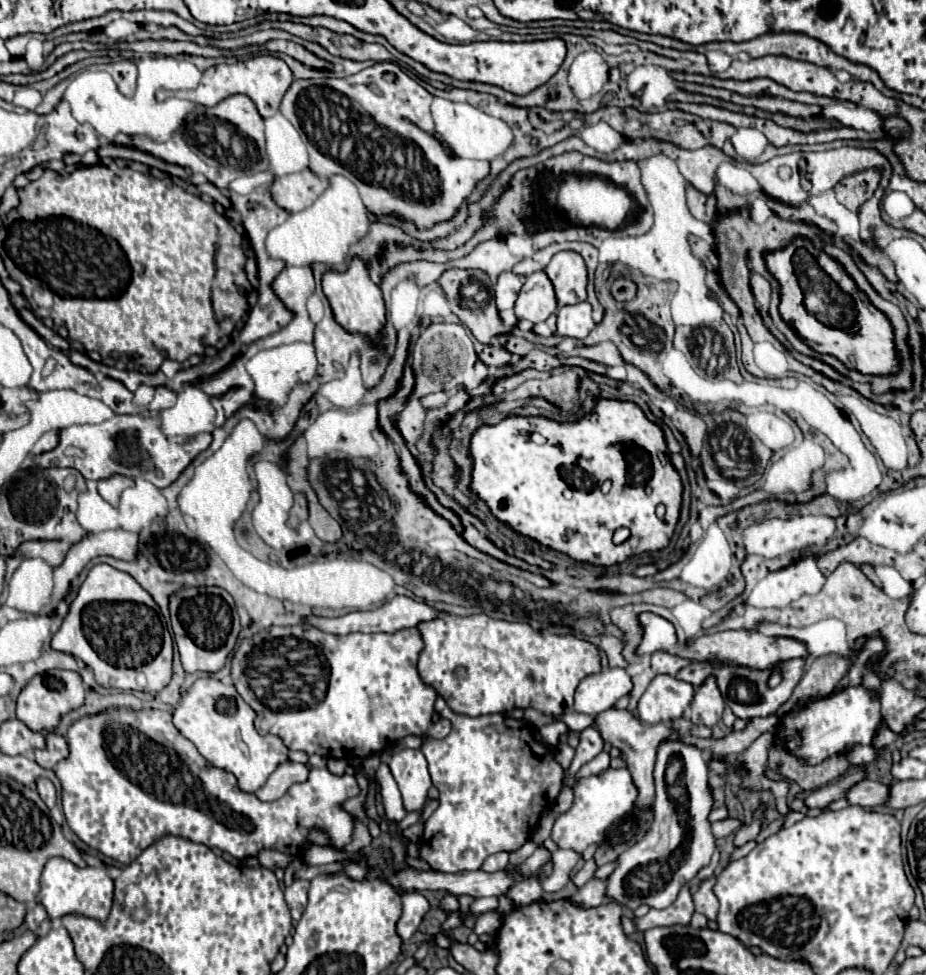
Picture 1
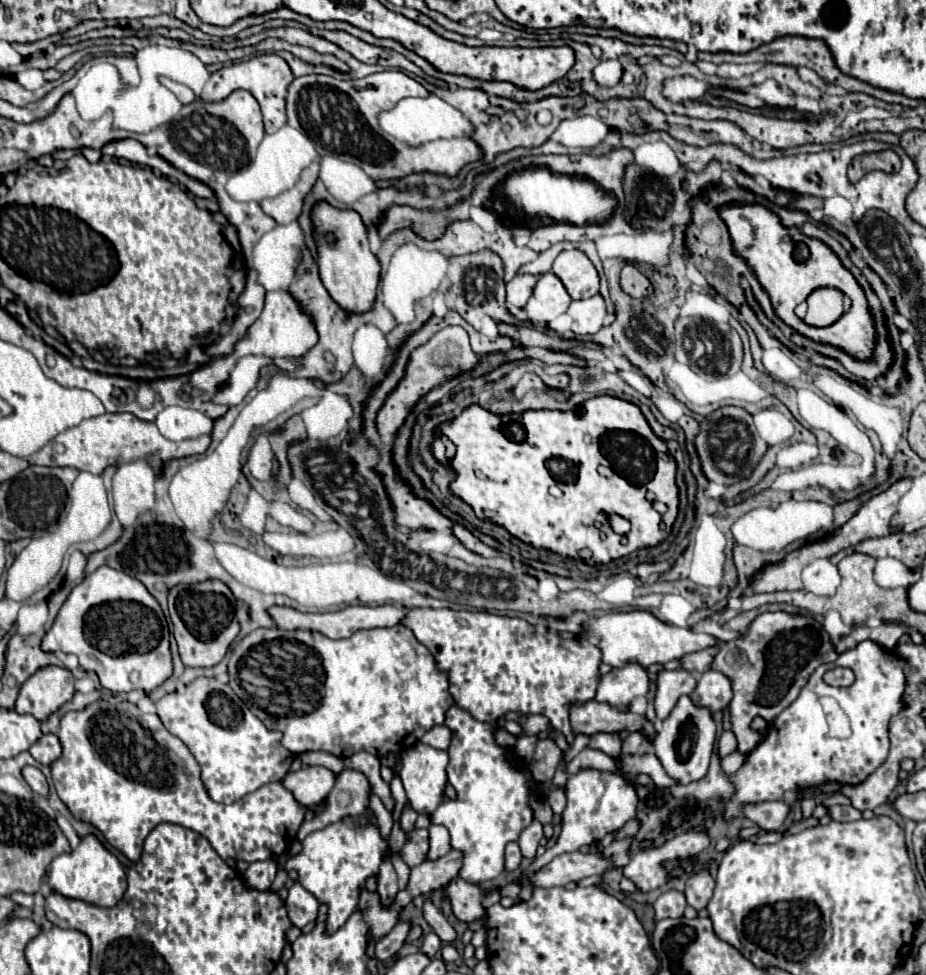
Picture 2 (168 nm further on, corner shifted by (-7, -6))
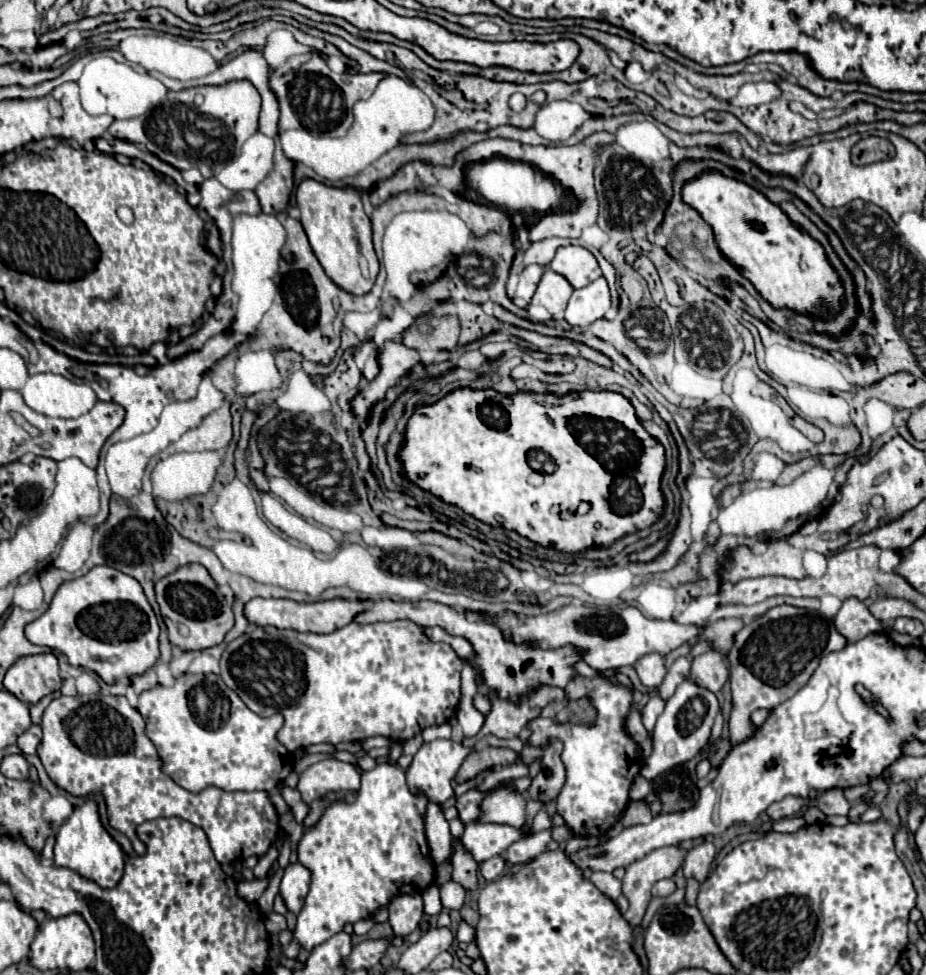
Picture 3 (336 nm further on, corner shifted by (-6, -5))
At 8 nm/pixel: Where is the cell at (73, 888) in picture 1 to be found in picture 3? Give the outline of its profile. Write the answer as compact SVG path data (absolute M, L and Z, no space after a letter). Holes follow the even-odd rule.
M86 800L82 806L76 806L72 814L64 820L64 824L58 828L54 858L56 866L76 870L80 876L94 880L102 888L114 888L124 872L124 852L120 844L102 826L98 804L94 800Z

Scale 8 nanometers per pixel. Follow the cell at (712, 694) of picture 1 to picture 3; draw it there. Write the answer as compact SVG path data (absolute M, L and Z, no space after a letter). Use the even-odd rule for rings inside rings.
M708 650L696 658L692 658L692 674L690 680L718 692L728 680L728 666L724 662L724 656L718 650Z

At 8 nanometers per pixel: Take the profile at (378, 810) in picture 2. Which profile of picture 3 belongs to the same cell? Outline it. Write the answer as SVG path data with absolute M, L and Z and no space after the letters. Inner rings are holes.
M328 758L312 764L300 774L300 782L298 782L298 790L304 802L312 802L314 798L332 790L346 792L358 788L360 788L360 772L356 770L356 766L348 762L340 762L336 758Z

